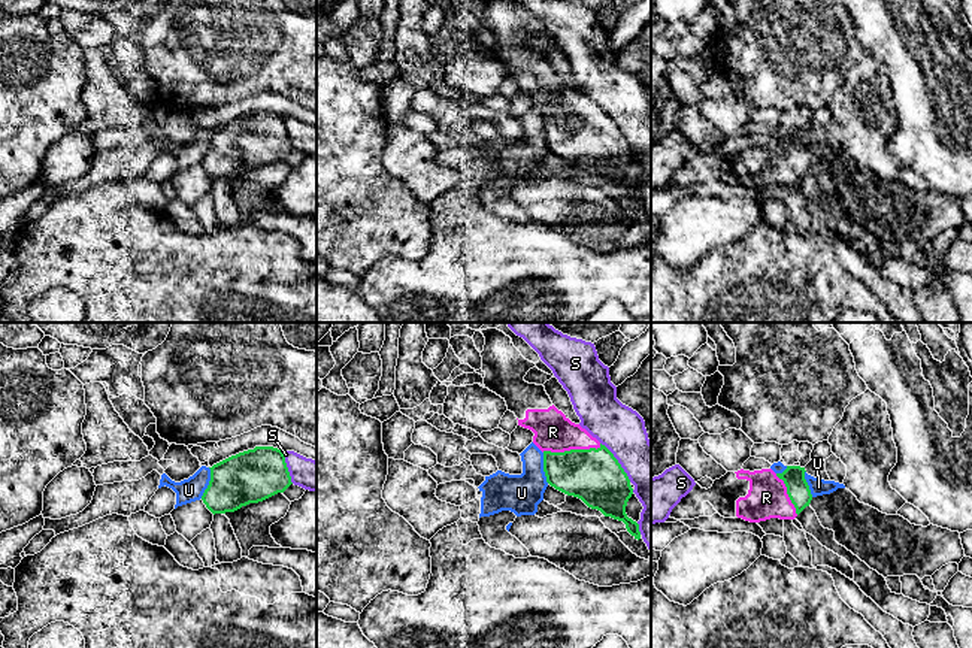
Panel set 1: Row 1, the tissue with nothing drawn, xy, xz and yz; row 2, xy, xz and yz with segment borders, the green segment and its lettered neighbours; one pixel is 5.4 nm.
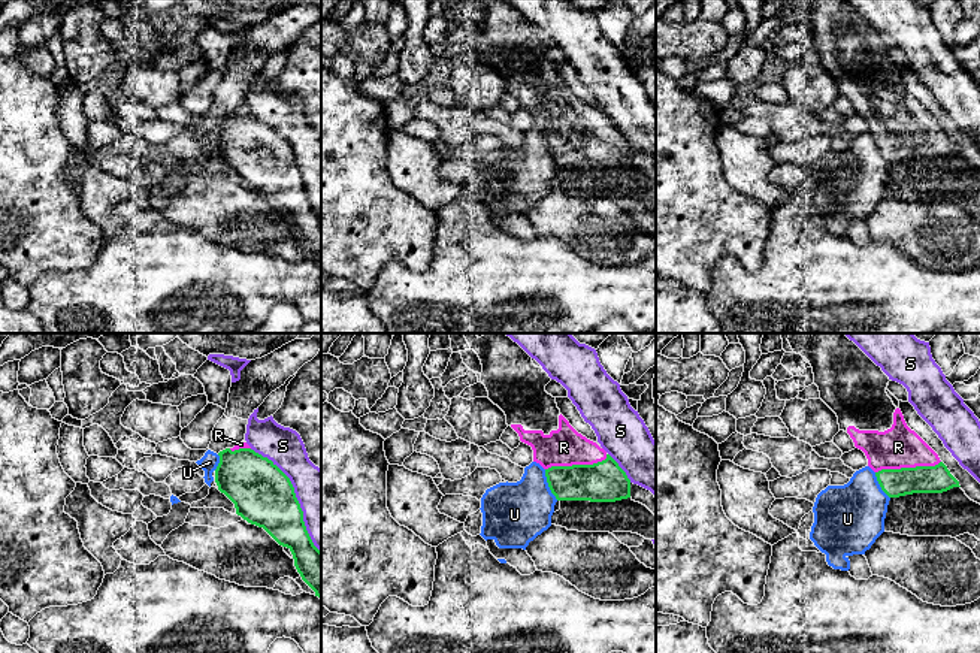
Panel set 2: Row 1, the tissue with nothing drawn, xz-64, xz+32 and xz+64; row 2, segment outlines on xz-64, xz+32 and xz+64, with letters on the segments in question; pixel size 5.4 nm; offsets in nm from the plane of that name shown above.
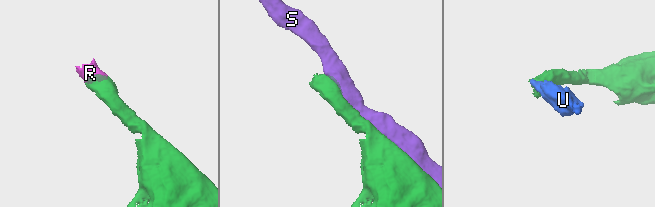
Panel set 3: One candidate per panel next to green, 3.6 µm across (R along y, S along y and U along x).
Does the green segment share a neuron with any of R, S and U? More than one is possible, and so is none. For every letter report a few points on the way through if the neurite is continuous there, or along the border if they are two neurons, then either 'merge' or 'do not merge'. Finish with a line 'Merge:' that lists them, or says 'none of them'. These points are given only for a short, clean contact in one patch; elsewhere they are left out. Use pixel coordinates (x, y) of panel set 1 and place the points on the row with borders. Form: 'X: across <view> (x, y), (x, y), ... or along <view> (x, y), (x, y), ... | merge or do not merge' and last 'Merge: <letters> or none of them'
R: across xz (593, 475), (571, 450), (553, 432) | merge
S: do not merge
U: along xy (209, 468), (209, 484), (200, 497) | do not merge
Merge: R

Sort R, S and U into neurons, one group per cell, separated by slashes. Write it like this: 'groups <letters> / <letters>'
groups R / S / U

